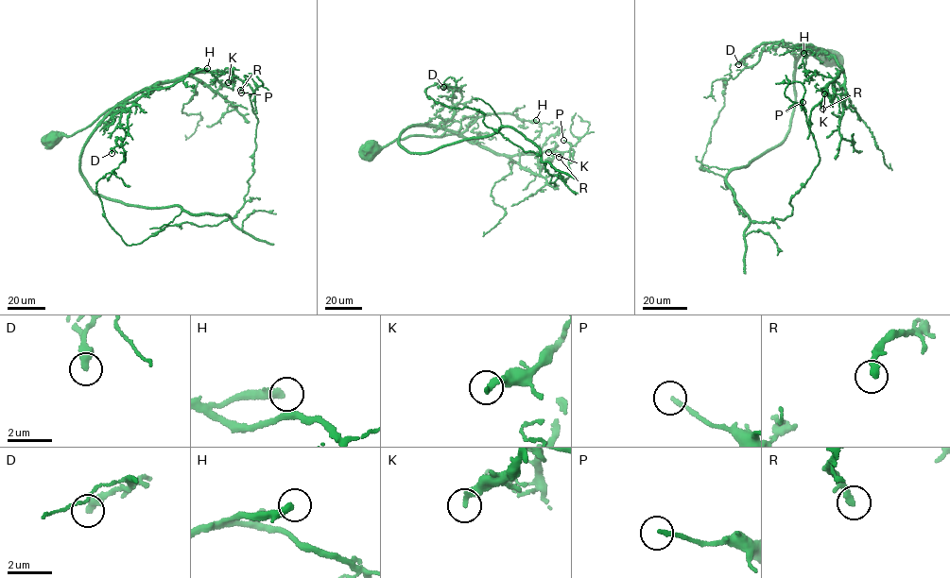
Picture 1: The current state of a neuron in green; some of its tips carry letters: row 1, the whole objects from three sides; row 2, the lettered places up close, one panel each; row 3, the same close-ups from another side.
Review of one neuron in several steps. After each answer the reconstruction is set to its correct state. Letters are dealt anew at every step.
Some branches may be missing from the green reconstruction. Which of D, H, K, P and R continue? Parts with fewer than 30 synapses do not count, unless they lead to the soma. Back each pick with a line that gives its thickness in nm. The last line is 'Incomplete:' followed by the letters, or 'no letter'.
Incomplete: no letter

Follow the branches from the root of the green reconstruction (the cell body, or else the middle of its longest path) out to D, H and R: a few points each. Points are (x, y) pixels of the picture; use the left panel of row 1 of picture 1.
D: (51, 136), (82, 130), (130, 96), (118, 105), (125, 109), (119, 123), (125, 138), (112, 153)
H: (51, 136), (72, 135), (132, 94), (172, 86), (189, 74), (207, 68)
R: (51, 136), (72, 135), (134, 93), (196, 73), (232, 74), (243, 82), (240, 90)

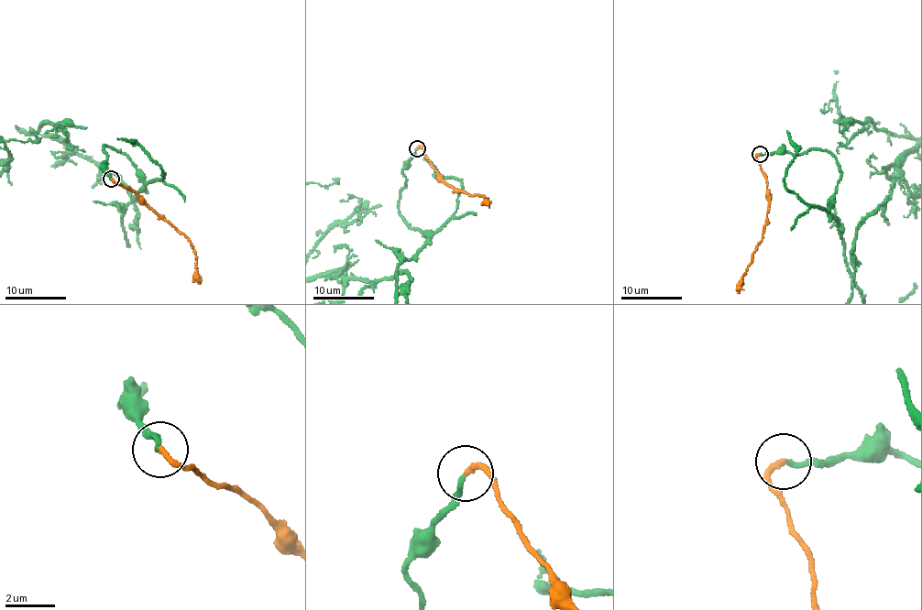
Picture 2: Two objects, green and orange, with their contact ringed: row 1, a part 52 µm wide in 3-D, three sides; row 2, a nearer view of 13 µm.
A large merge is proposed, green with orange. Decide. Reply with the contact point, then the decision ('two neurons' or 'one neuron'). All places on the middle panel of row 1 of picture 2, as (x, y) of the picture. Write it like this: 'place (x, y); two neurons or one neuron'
place (417, 148); one neuron

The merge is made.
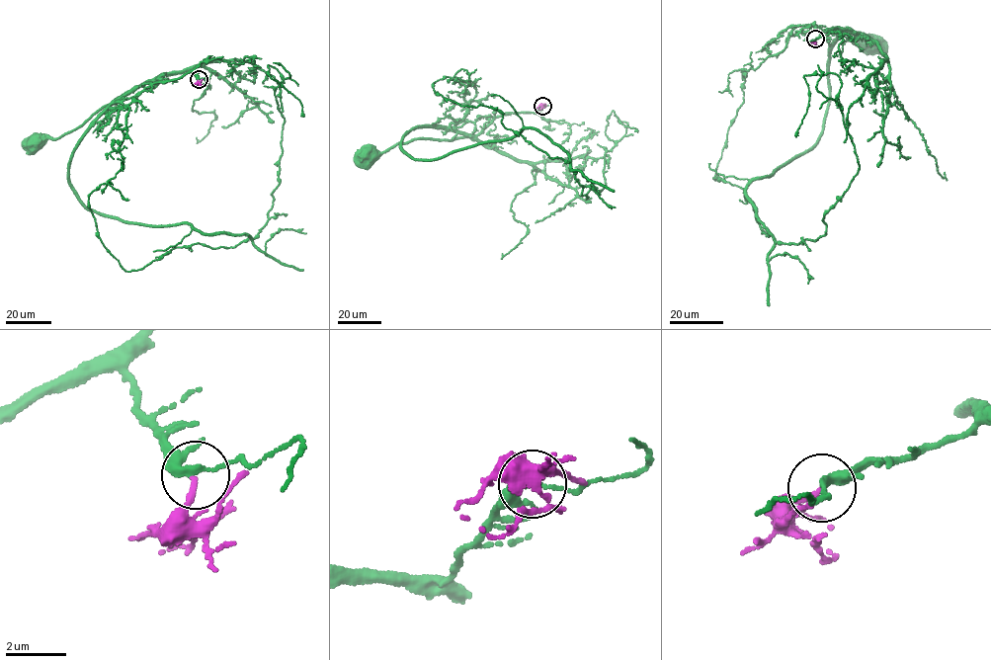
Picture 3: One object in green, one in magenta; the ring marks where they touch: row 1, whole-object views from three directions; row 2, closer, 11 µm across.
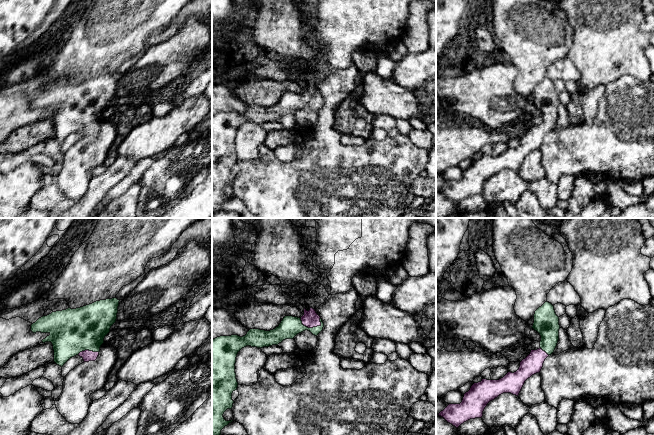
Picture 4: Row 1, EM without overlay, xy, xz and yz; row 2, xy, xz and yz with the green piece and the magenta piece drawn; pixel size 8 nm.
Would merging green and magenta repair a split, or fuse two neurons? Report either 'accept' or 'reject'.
accept

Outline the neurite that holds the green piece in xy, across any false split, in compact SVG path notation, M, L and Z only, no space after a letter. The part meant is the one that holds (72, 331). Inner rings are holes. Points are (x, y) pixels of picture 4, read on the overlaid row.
M112 298L52 312L33 323L31 331L50 334L42 342L52 343L54 362L61 367L76 355L84 362L95 361L105 336L116 322L119 301Z

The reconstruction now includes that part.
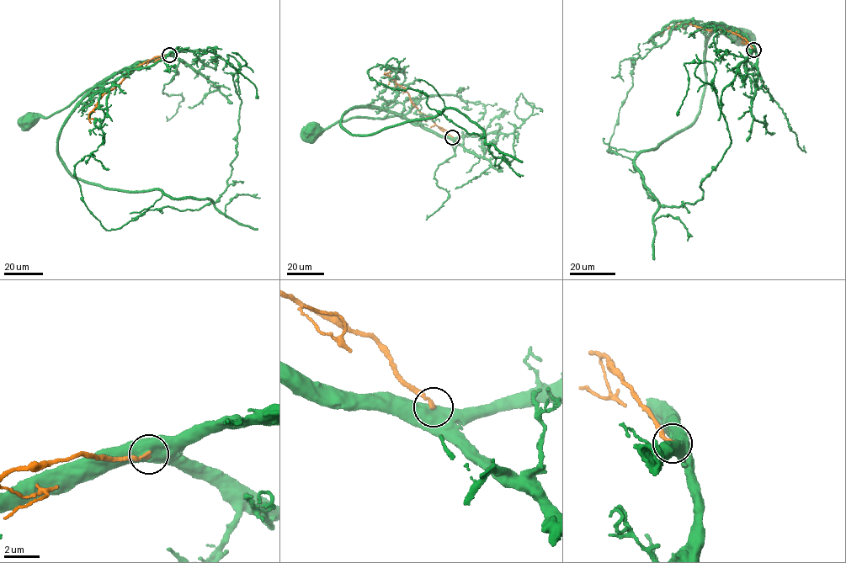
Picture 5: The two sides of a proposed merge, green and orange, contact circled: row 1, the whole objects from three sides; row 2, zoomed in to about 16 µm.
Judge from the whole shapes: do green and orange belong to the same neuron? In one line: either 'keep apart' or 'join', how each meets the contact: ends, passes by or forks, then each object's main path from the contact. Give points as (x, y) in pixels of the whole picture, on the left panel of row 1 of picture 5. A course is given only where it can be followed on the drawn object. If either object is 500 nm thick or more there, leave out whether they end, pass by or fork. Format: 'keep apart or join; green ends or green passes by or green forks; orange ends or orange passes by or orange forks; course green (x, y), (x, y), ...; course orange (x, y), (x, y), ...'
keep apart; course green (169, 55), (138, 61), (114, 72), (49, 116), (28, 118); course orange (169, 55), (154, 56), (130, 71), (121, 82), (98, 100), (88, 114), (89, 119), (95, 119)

